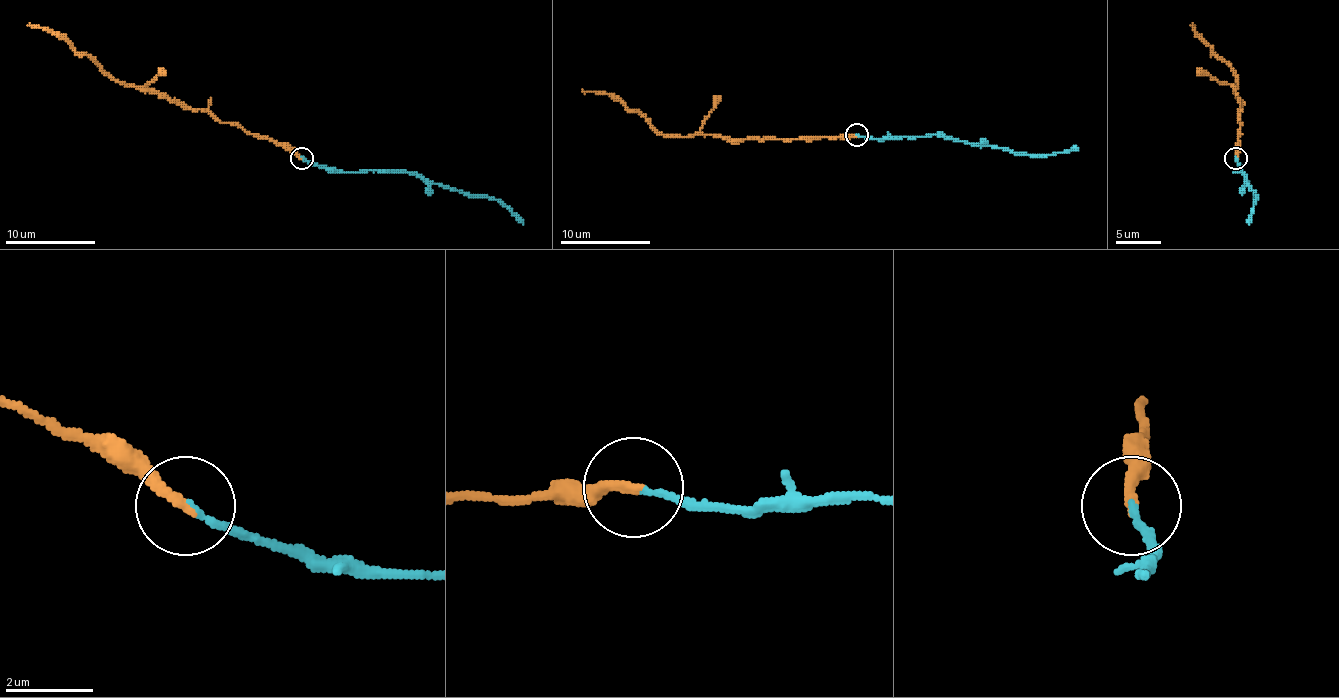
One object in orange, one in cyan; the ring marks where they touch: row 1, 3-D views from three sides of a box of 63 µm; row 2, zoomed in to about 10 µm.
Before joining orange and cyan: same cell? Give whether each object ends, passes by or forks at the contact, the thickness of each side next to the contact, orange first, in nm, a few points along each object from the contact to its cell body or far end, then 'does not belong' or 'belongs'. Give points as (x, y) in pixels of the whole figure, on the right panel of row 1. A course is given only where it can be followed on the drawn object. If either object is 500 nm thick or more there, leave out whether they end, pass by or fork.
orange ends | cyan ends | 280/140 nm | orange via (1235, 159), (1240, 122), (1235, 93), (1238, 75), (1190, 25) | cyan via (1235, 159), (1240, 163), (1238, 172), (1235, 170), (1244, 174), (1244, 181), (1256, 193), (1249, 224) | belongs

